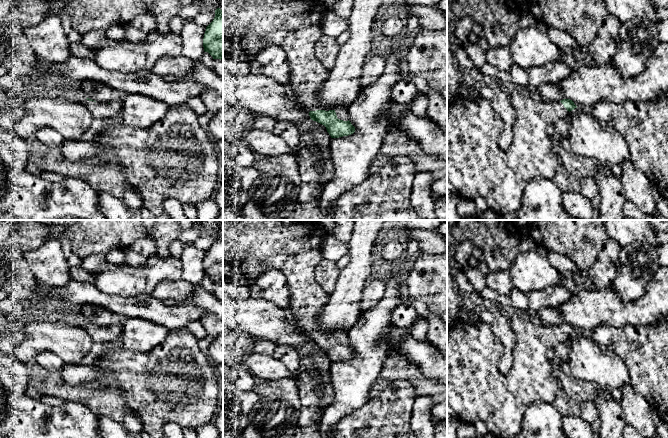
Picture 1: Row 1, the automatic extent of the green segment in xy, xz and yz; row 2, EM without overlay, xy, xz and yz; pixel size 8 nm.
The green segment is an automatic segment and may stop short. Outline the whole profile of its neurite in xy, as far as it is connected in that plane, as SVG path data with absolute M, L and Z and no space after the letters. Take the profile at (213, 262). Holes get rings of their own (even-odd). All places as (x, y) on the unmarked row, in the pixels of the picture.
M220 232L215 234L213 245L206 251L203 271L213 283L223 284L223 235Z

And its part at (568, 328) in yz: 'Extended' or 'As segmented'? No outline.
Extended

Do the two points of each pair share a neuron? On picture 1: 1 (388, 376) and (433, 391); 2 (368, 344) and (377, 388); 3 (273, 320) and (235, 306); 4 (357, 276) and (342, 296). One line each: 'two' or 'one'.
1: one
2: two
3: one
4: one

